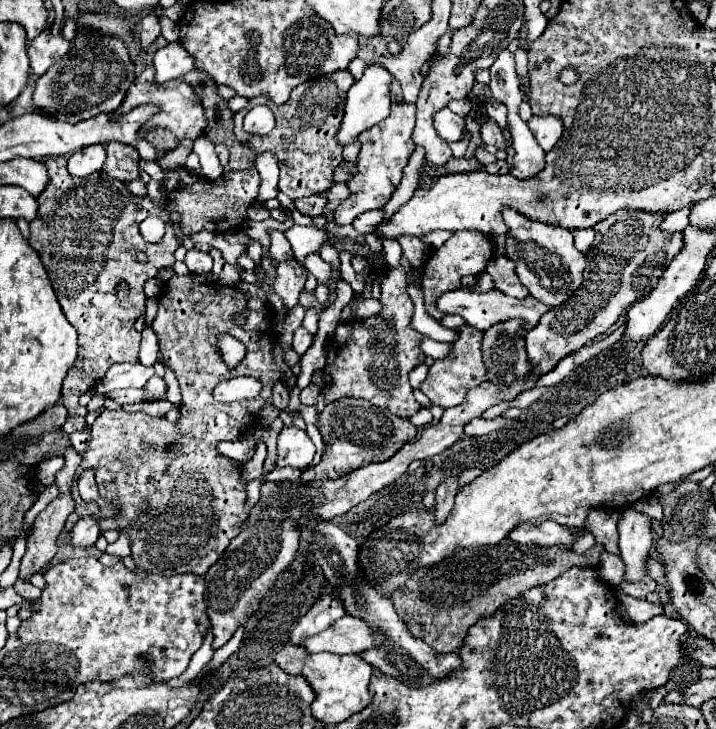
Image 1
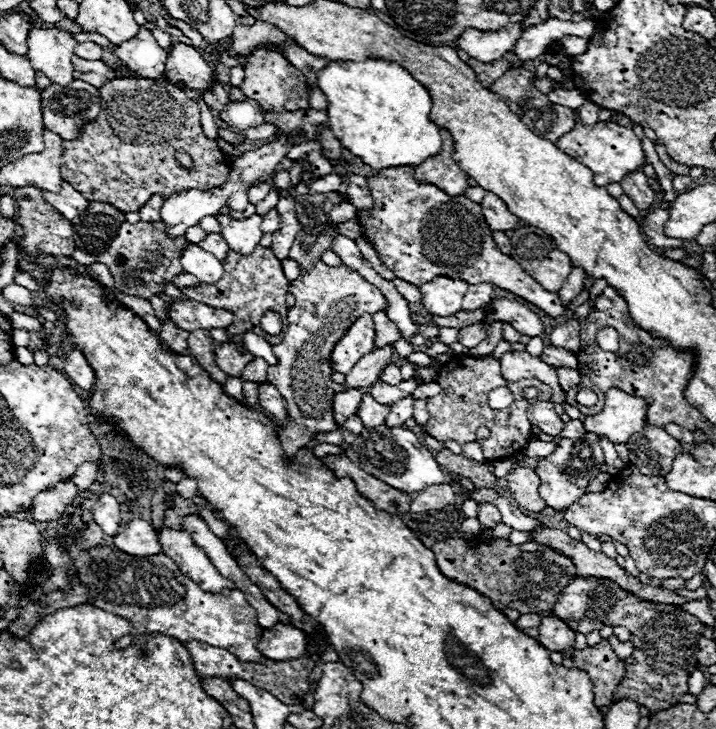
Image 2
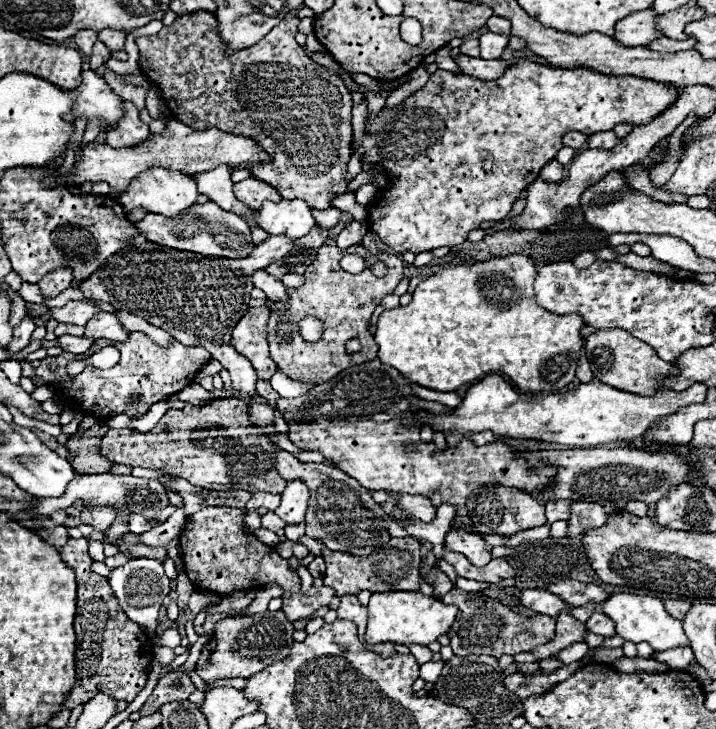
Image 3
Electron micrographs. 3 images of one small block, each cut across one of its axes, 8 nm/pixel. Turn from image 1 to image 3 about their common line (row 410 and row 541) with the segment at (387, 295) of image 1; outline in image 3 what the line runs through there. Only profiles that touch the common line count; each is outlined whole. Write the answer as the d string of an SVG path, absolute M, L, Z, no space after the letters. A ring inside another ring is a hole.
M392 538L390 546L384 550L378 550L370 556L352 556L344 552L332 552L324 548L322 558L326 562L326 572L324 572L324 586L332 588L336 596L346 596L346 594L358 594L360 590L370 590L370 592L418 592L420 590L420 544L416 538Z

